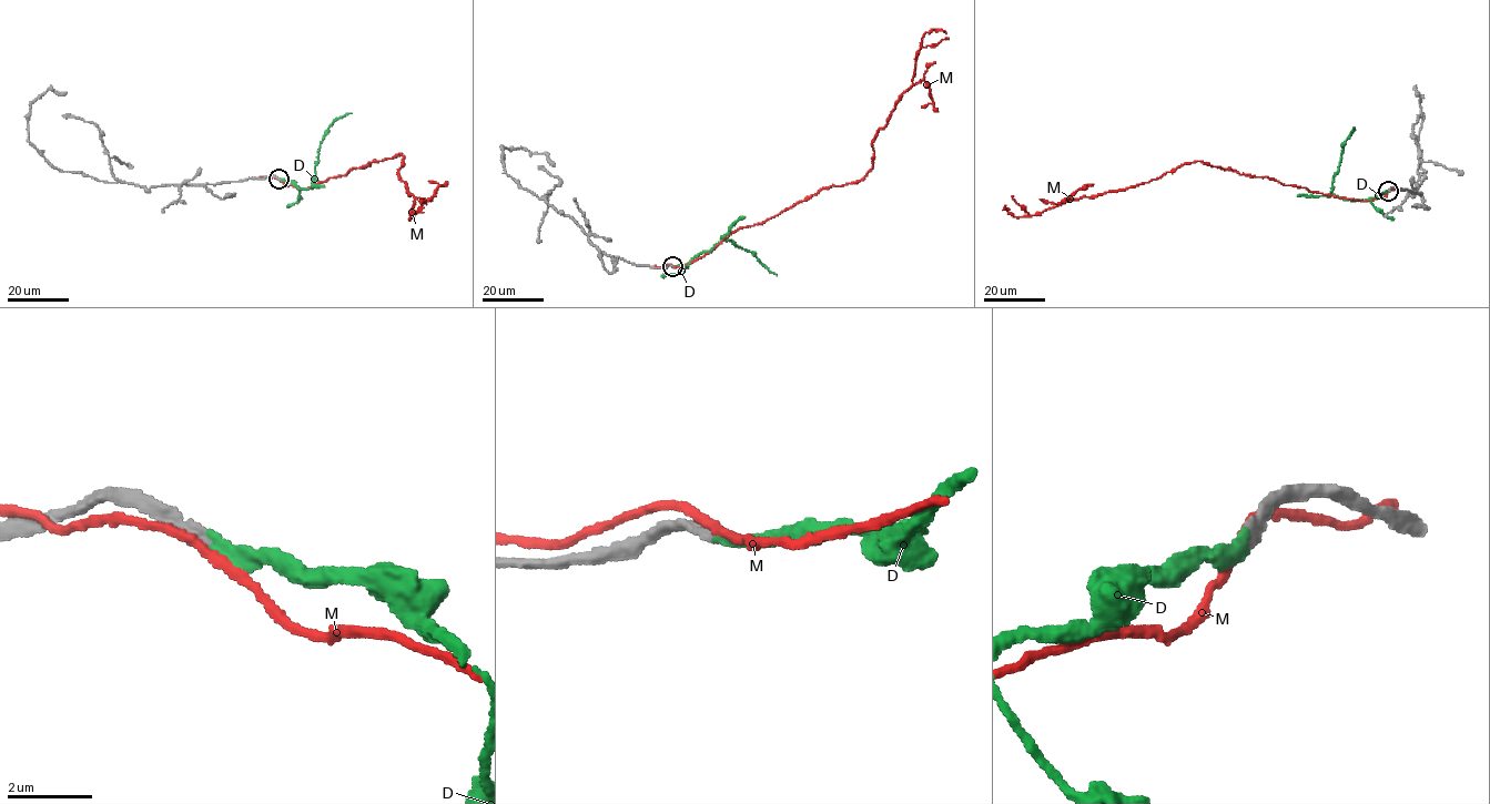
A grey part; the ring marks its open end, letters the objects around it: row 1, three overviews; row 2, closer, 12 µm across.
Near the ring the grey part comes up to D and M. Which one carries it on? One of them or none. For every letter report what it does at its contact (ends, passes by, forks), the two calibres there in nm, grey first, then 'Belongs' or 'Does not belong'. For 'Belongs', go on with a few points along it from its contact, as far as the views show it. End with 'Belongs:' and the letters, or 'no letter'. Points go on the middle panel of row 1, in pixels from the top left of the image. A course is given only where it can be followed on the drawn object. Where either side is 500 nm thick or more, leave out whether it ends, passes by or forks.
D: It ends there. Thickness 280 nm (grey) against 280 nm. Belongs. Its course: (672, 266), (686, 266), (726, 238), (750, 251), (777, 275)
M: It passes by. Thickness 300 nm (grey) against 200 nm. Does not belong
Belongs: D

